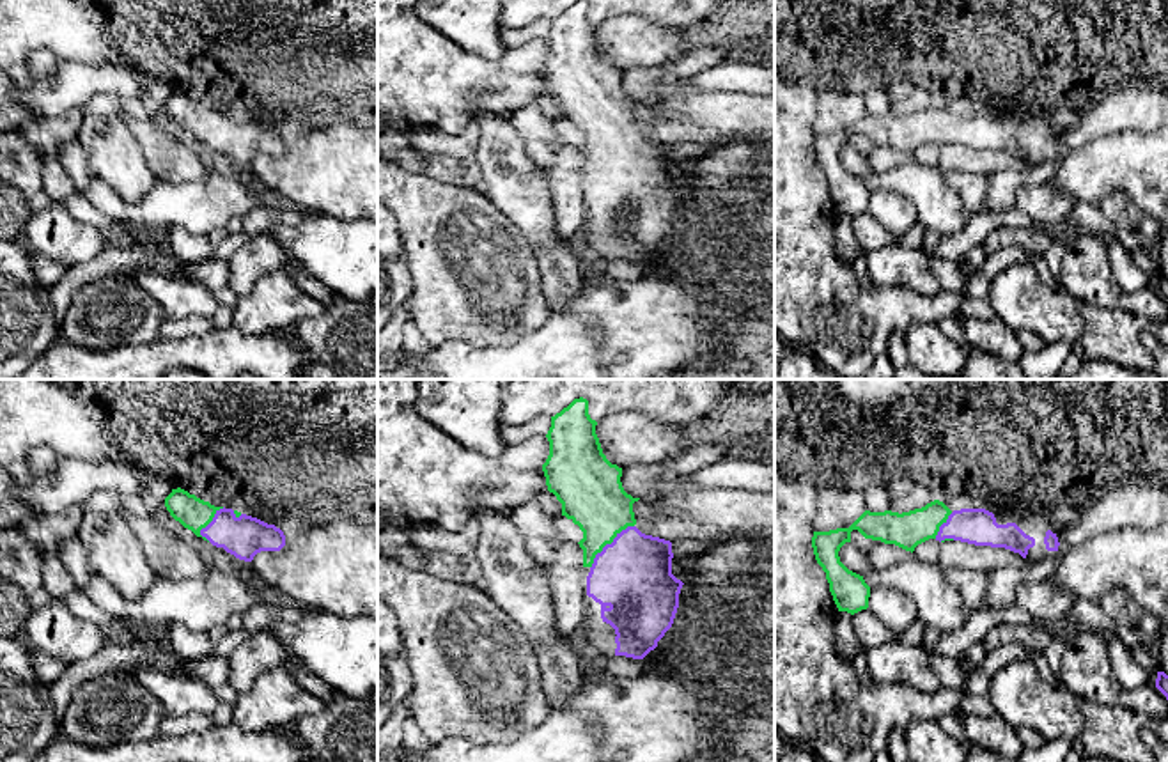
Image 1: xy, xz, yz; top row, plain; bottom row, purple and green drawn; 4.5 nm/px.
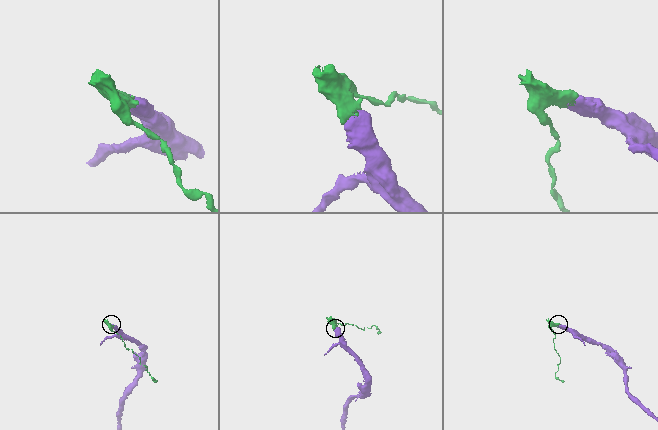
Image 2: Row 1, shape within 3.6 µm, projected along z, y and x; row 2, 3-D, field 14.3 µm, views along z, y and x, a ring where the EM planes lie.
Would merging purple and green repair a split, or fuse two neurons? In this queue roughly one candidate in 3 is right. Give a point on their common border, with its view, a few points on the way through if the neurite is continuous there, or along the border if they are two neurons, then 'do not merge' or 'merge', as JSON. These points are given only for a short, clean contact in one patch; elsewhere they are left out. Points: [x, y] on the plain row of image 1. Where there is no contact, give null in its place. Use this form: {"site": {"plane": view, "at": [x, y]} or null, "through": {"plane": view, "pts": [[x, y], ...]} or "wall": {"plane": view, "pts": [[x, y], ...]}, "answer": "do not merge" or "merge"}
{"site": {"plane": "xz", "at": [608, 147]}, "through": {"plane": "xz", "pts": [[633, 178], [608, 147], [608, 124], [591, 96]]}, "answer": "merge"}

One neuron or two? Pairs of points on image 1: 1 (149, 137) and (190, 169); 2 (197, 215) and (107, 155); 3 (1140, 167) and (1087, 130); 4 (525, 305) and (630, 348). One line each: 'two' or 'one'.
1: one
2: two
3: two
4: two

